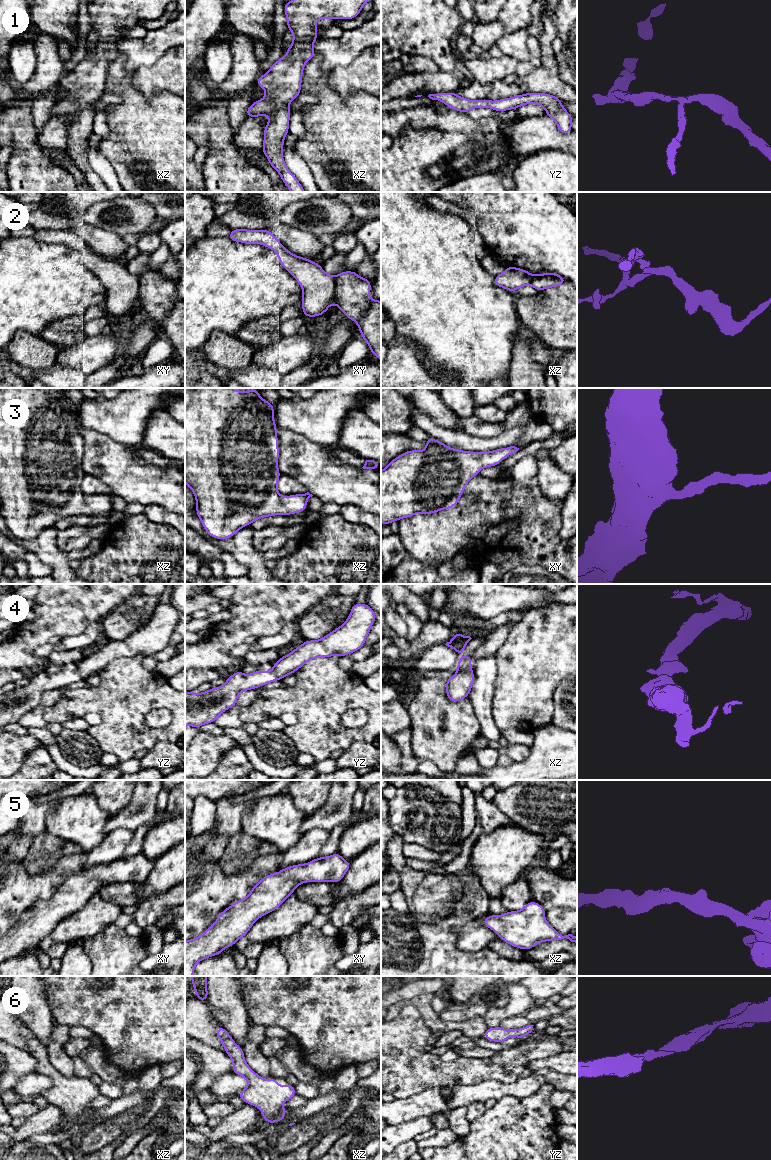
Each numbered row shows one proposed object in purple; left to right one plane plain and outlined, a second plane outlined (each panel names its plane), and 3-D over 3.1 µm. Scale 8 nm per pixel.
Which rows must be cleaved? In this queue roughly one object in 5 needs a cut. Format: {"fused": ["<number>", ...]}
{"fused": ["2"]}

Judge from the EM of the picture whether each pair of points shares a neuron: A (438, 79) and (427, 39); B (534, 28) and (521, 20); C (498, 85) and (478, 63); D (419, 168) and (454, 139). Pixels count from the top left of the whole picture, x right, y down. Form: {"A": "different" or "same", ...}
{"A": "different", "B": "different", "C": "different", "D": "same"}

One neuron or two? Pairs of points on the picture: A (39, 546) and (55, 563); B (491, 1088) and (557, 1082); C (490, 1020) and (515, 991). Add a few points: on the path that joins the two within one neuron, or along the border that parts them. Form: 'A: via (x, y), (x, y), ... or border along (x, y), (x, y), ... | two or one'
A: via (43, 550), (52, 559) | one
B: via (507, 1089), (525, 1087), (541, 1080) | one
C: via (499, 1014), (503, 1013), (515, 1000) | one

